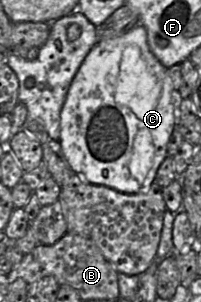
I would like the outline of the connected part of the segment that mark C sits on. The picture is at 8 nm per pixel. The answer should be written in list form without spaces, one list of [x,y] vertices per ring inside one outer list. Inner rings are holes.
[[[141,24],[136,25],[122,36],[98,41],[87,54],[76,72],[60,112],[60,138],[62,152],[74,173],[92,184],[105,185],[126,194],[146,191],[154,181],[157,170],[167,154],[167,144],[175,128],[174,106],[172,102],[172,83],[165,68],[151,52],[147,31]]]

